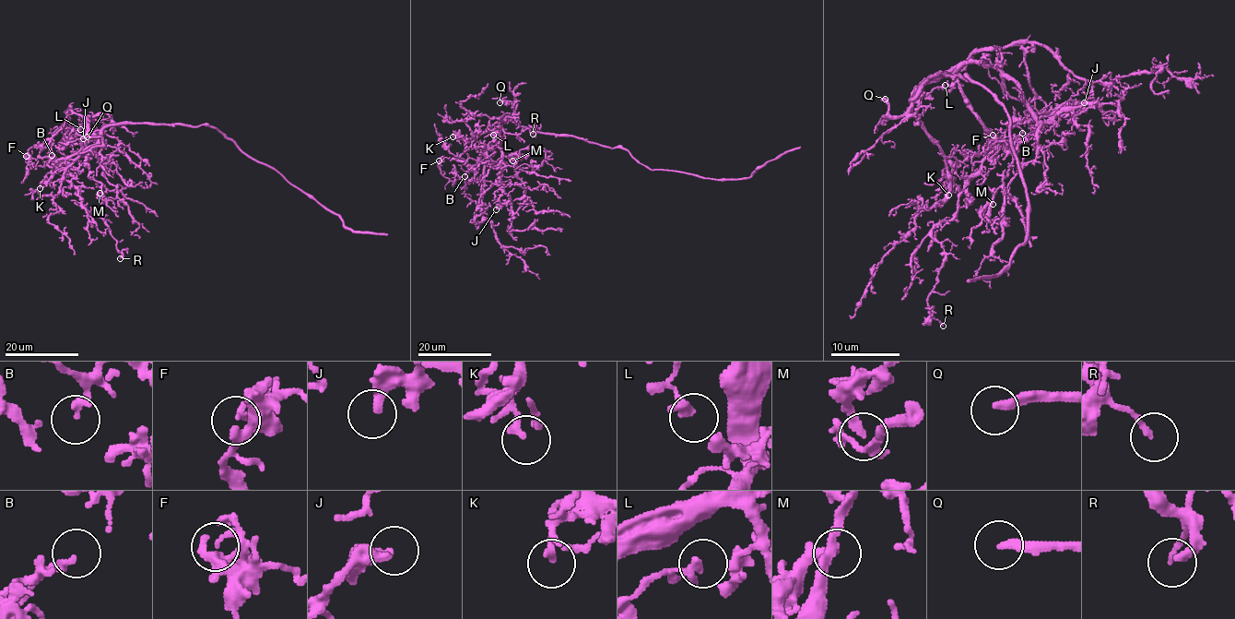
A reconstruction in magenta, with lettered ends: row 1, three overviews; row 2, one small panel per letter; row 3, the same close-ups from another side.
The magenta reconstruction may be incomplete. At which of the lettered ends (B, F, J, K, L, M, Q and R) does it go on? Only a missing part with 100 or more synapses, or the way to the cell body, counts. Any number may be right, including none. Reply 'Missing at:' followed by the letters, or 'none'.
Missing at: Q

